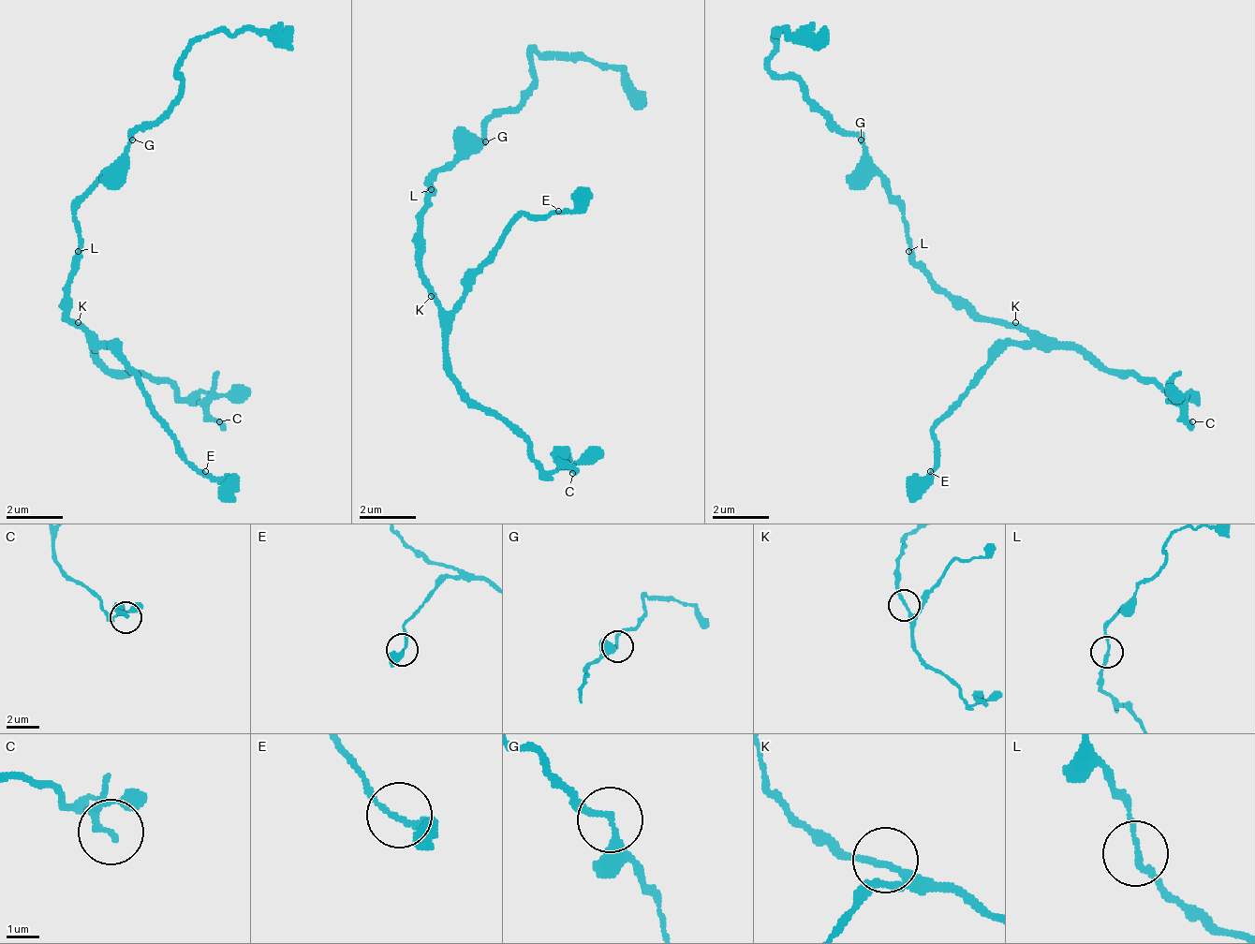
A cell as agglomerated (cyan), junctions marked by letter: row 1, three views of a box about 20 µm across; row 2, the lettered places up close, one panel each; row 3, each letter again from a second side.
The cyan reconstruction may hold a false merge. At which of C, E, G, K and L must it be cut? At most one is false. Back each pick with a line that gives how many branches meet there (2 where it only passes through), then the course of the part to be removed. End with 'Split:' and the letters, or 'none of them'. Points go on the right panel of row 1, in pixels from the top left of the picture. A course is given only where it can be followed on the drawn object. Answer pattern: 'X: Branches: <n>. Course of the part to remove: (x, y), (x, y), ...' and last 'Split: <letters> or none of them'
G: Branches: 2. Course of the part to remove: (859, 138), (844, 138), (809, 95), (766, 59), (780, 31), (830, 45)
Split: G

